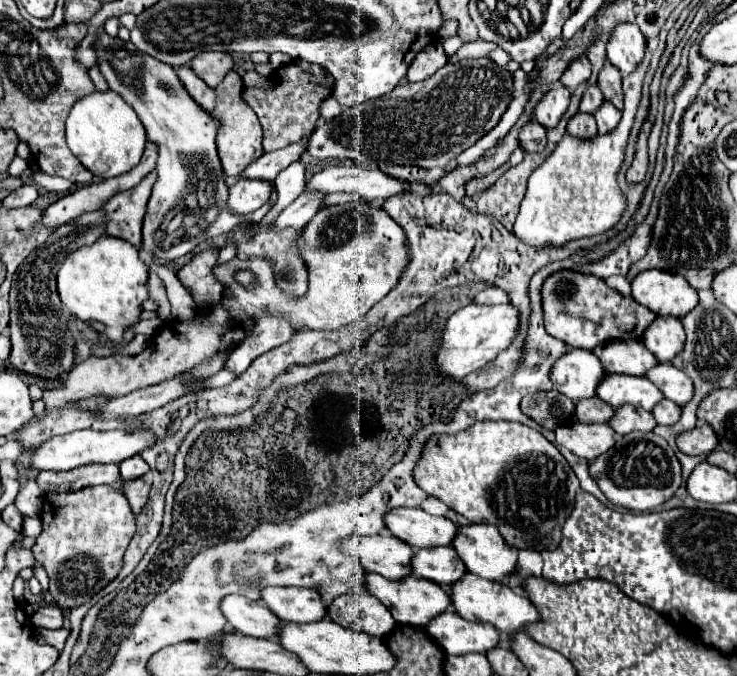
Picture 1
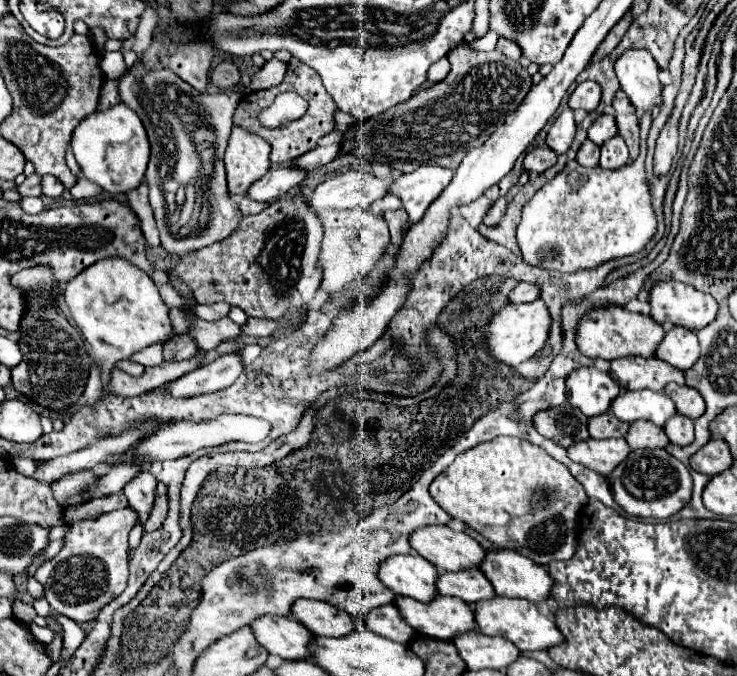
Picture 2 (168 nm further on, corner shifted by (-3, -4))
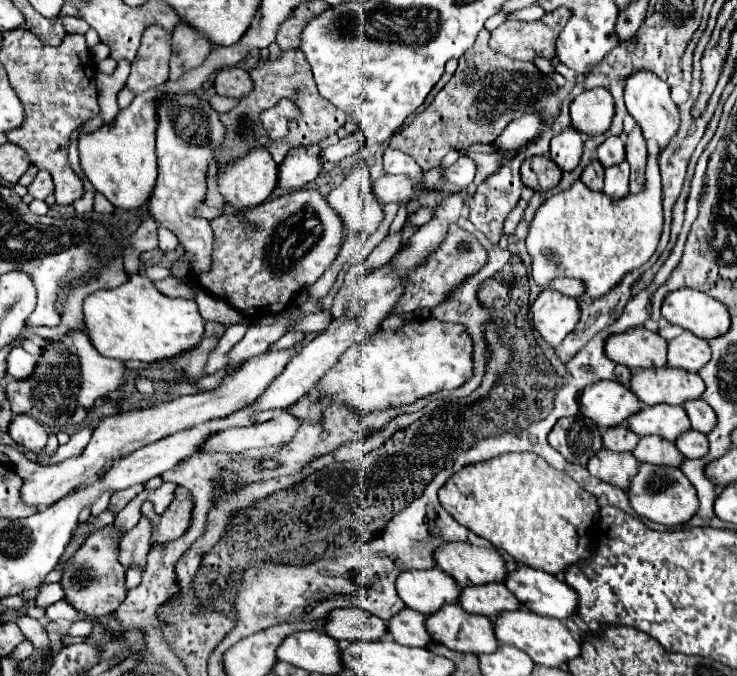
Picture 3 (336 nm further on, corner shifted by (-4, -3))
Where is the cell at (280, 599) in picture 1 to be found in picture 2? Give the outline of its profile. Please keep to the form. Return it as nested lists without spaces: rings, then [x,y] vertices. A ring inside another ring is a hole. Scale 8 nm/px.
[[[299,599],[293,605],[293,617],[321,637],[345,637],[345,633],[353,633],[359,627],[349,613],[325,601]]]

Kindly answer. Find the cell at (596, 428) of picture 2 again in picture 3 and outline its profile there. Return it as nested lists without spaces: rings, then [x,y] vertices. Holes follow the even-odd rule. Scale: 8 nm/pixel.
[[[614,426],[602,432],[602,442],[606,448],[616,452],[632,452],[638,444],[638,436],[630,432],[626,426]]]

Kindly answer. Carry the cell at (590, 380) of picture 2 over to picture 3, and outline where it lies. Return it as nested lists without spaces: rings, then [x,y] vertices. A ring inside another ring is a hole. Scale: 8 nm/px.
[[[598,380],[580,394],[580,412],[598,428],[624,424],[626,418],[640,410],[636,396],[618,380]]]

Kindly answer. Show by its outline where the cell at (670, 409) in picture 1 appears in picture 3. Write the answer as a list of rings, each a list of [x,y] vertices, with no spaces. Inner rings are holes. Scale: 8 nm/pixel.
[[[690,430],[676,438],[676,446],[686,458],[700,458],[708,452],[708,438],[698,430]]]

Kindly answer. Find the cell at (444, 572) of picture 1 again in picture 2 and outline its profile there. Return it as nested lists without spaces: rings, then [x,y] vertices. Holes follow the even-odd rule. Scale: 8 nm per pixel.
[[[463,569],[457,573],[441,573],[437,581],[437,589],[441,595],[459,597],[469,605],[477,601],[493,599],[497,593],[489,579],[479,569]]]

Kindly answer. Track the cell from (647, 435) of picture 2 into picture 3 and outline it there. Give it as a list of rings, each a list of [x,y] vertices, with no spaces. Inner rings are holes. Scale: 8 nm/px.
[[[642,436],[638,446],[634,448],[634,456],[640,462],[650,464],[666,464],[666,466],[680,466],[682,454],[674,446],[674,442],[664,440],[660,436]]]

